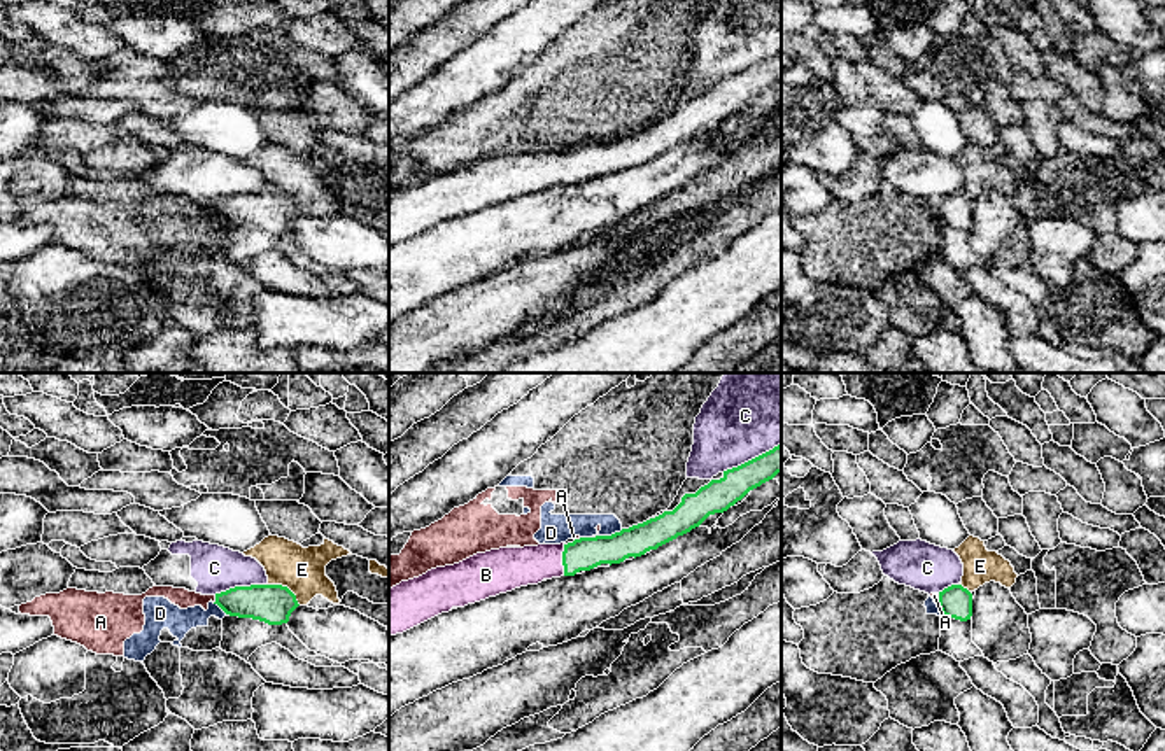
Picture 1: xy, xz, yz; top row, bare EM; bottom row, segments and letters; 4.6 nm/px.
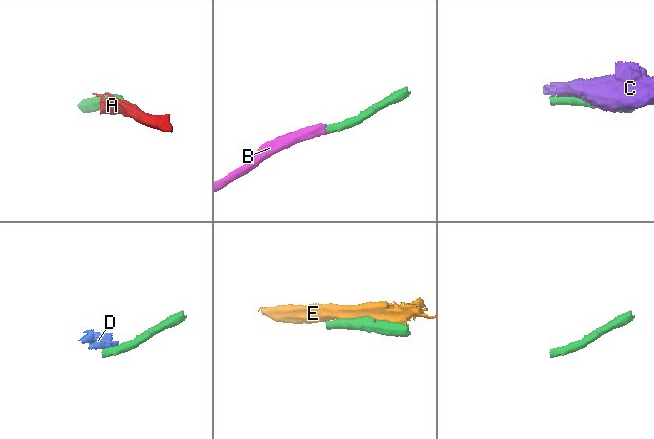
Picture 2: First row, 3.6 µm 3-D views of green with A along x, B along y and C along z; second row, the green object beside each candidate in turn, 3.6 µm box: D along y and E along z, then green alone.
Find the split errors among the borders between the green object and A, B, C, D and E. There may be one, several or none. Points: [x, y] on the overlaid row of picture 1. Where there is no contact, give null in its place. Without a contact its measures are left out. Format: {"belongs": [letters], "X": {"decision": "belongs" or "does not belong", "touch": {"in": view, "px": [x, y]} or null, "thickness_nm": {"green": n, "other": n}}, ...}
{"belongs": ["B"], "A": {"decision": "does not belong", "touch": {"in": "xy", "px": [216, 599]}, "thickness_nm": {"green": 180, "other": 90}}, "B": {"decision": "belongs", "touch": {"in": "xz", "px": [563, 561]}, "thickness_nm": {"green": 150, "other": 190}}, "C": {"decision": "does not belong", "touch": {"in": "xz", "px": [752, 459]}, "thickness_nm": {"green": 150, "other": 400}}, "D": {"decision": "does not belong", "touch": {"in": "xz", "px": [608, 536]}, "thickness_nm": {"green": 150, "other": 140}}, "E": {"decision": "does not belong", "touch": {"in": "xy", "px": [286, 587]}, "thickness_nm": {"green": 180, "other": 200}}}

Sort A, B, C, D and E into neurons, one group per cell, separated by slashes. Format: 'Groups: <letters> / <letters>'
Groups: A D / B / C / E

